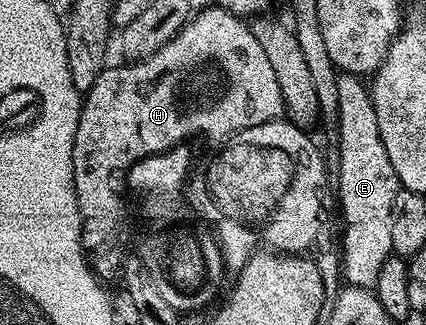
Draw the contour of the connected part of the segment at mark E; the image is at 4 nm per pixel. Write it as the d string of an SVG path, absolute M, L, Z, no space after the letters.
M339 72L336 78L339 97L338 142L340 174L337 181L339 202L343 214L343 248L341 272L348 285L372 289L381 267L392 255L390 215L393 198L401 190L399 179L393 173L389 154L381 142L377 129L376 111L373 110L366 83L351 72Z

